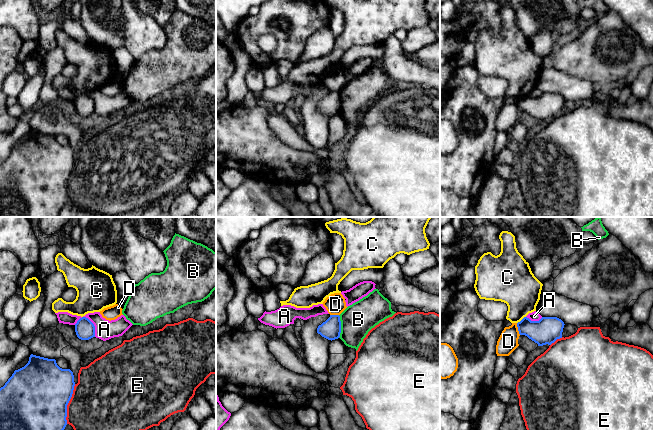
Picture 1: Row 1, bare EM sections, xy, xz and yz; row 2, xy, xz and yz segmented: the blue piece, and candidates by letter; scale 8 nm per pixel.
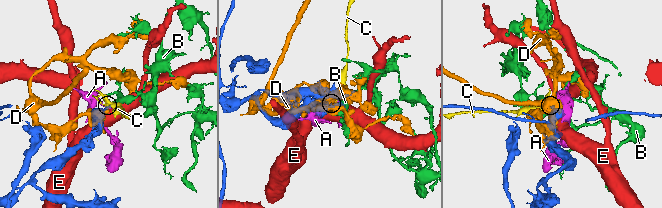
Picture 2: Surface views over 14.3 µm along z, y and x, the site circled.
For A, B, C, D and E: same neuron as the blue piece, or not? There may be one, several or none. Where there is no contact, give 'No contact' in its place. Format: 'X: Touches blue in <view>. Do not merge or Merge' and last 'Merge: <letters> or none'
A: Touches blue in xy. Do not merge
B: Touches blue in xz. Do not merge
C: Touches blue in yz. Do not merge
D: Touches blue in yz. Do not merge
E: Touches blue in xy. Do not merge
Merge: none

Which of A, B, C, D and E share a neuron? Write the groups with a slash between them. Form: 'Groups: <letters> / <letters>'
Groups: A / B / C / D / E

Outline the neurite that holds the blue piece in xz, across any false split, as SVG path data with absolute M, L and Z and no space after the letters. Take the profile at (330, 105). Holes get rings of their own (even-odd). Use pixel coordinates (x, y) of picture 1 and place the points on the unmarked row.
M339 91L330 93L317 104L317 109L328 116L335 116L340 113L341 97Z

